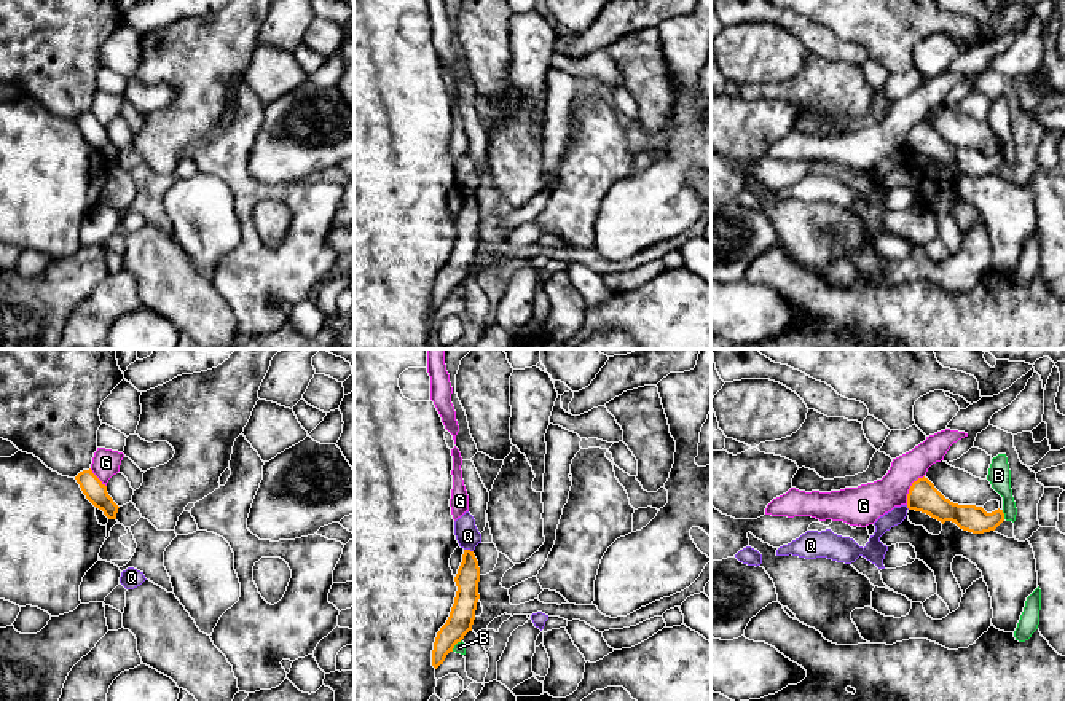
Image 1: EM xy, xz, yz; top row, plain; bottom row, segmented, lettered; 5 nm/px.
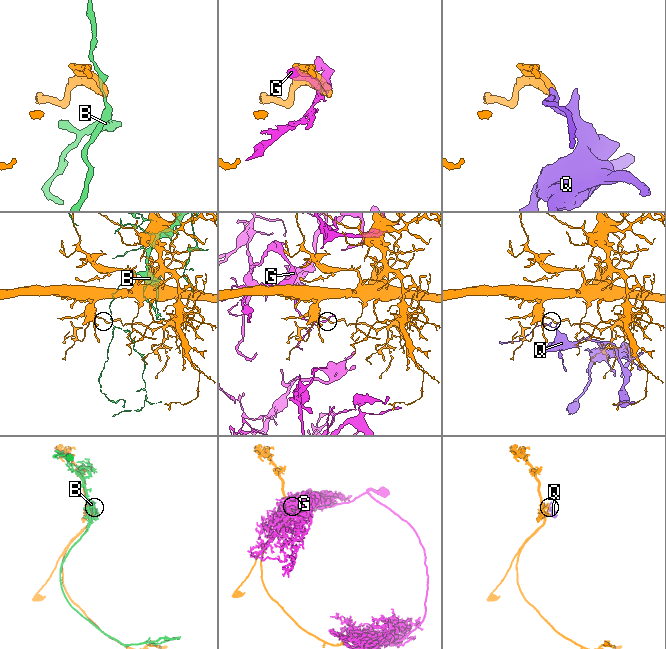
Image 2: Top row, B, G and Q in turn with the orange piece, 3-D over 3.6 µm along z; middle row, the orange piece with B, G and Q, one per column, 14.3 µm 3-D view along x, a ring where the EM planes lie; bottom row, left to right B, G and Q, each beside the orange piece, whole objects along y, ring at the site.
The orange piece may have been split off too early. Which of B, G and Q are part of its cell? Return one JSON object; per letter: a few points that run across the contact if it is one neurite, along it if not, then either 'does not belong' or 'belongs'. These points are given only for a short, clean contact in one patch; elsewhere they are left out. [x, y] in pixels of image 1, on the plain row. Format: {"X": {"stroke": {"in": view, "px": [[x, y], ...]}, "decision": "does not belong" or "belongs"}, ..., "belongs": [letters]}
{"B": {"stroke": {"in": "yz", "px": [[1002, 153], [1005, 161]]}, "decision": "does not belong"}, "G": {"decision": "does not belong"}, "Q": {"stroke": {"in": "xz", "px": [[464, 191], [472, 195]]}, "decision": "does not belong"}, "belongs": []}

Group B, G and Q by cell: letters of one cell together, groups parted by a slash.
B / G / Q

